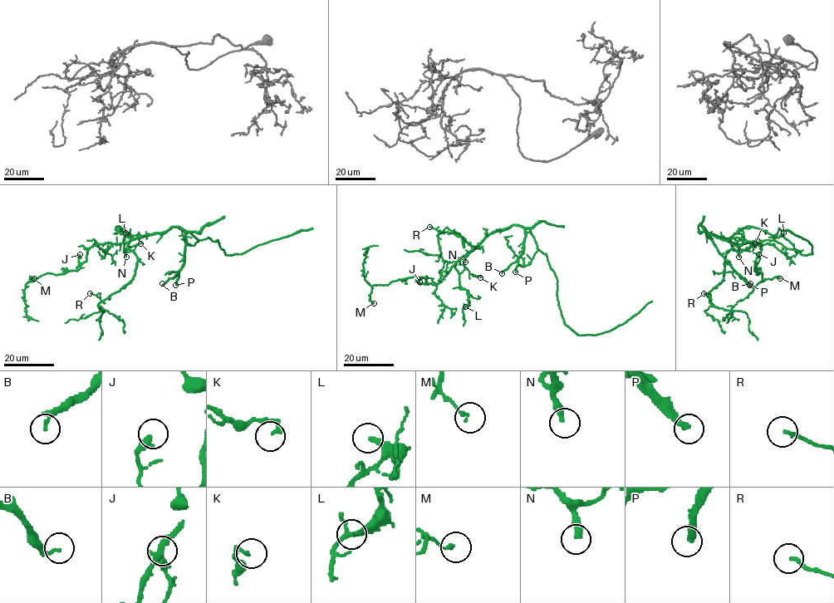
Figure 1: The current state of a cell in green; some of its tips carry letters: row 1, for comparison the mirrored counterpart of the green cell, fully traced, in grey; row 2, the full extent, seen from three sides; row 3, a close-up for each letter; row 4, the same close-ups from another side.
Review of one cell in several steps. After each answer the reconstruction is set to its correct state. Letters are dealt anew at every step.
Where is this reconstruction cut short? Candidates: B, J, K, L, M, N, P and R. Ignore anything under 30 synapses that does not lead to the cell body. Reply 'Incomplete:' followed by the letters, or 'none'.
Incomplete: B, N, P

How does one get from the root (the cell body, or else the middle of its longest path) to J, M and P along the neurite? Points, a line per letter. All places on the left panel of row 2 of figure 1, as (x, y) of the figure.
J: (167, 231), (146, 233), (118, 244), (105, 242), (92, 246), (87, 251), (86, 260), (80, 263), (80, 254)
M: (167, 231), (146, 233), (118, 244), (92, 246), (77, 270), (46, 273), (33, 281), (31, 276), (34, 278)
P: (167, 231), (179, 227), (184, 233), (184, 262), (175, 285)

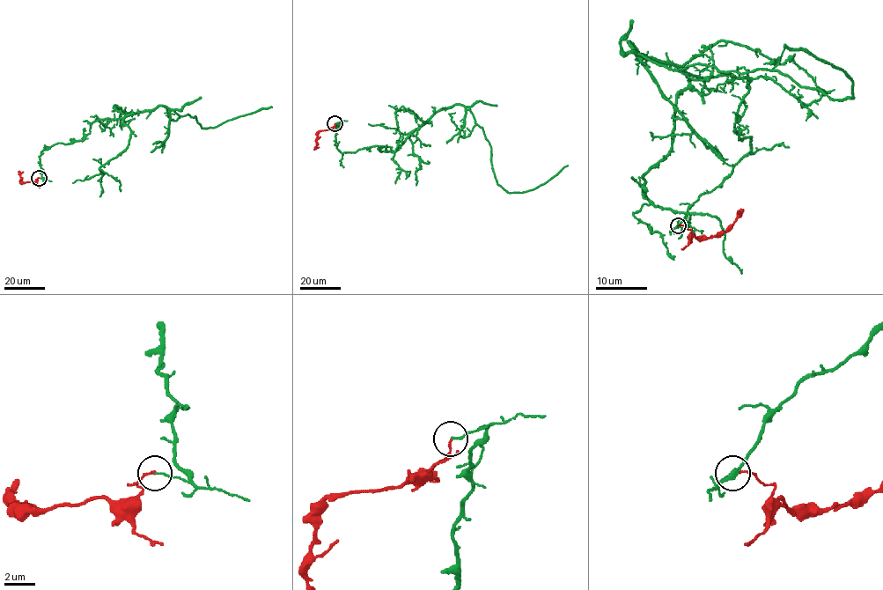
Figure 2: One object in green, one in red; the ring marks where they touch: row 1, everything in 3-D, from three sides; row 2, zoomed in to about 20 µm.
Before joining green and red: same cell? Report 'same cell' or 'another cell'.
another cell

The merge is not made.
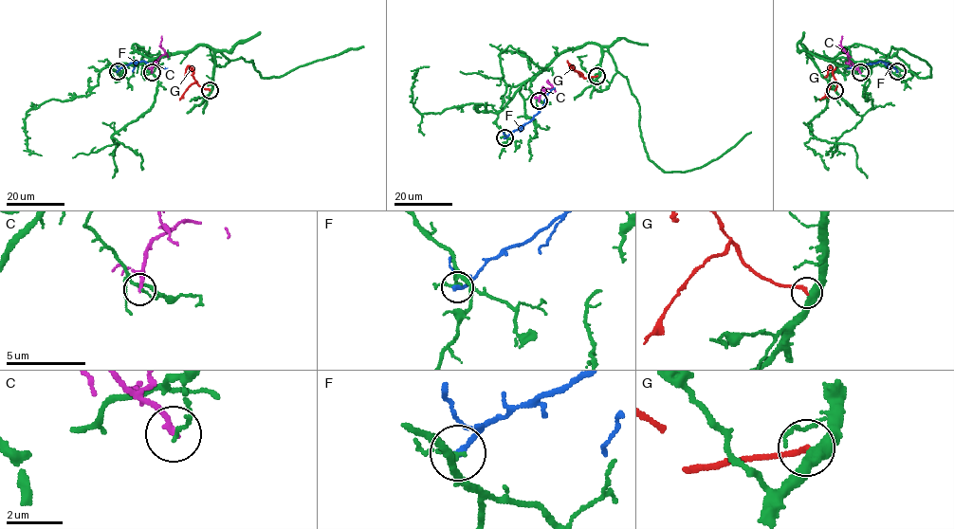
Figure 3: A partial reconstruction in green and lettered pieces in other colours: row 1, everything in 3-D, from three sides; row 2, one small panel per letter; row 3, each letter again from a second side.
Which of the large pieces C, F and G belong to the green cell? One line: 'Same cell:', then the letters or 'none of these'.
Same cell: none of these

